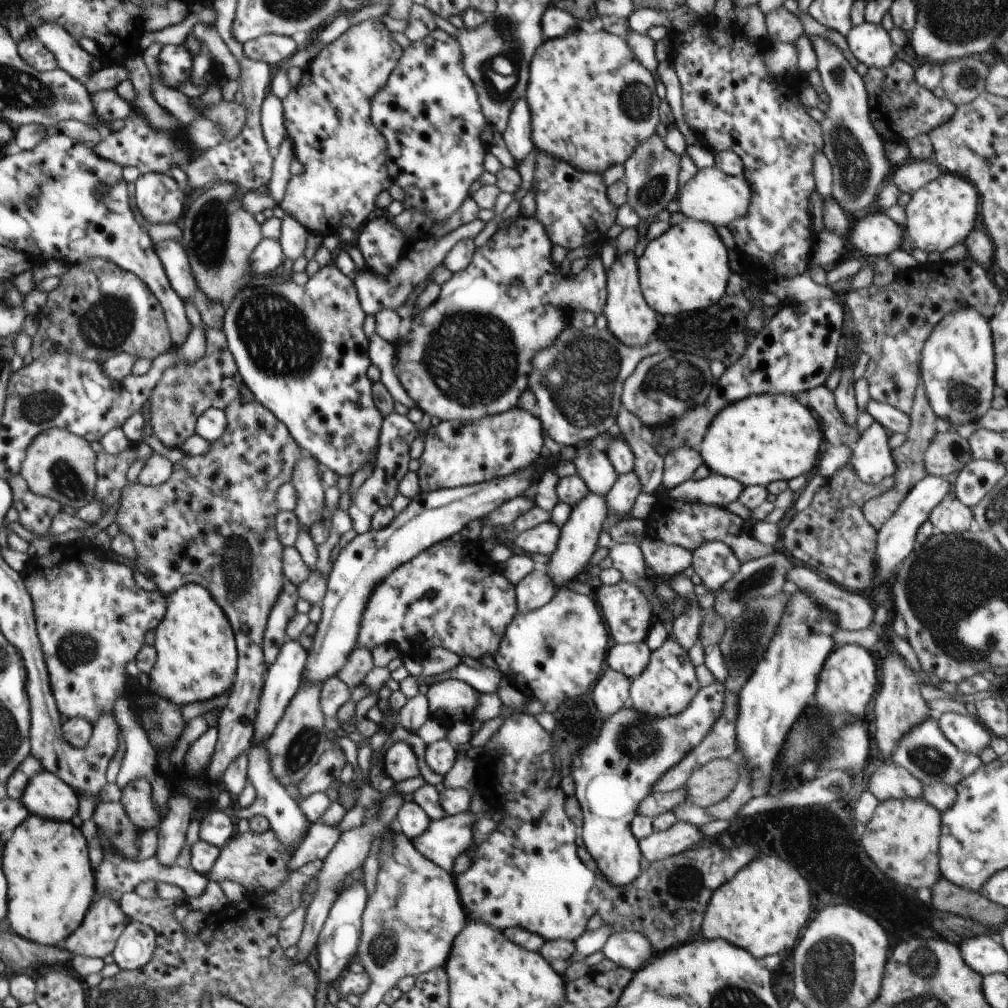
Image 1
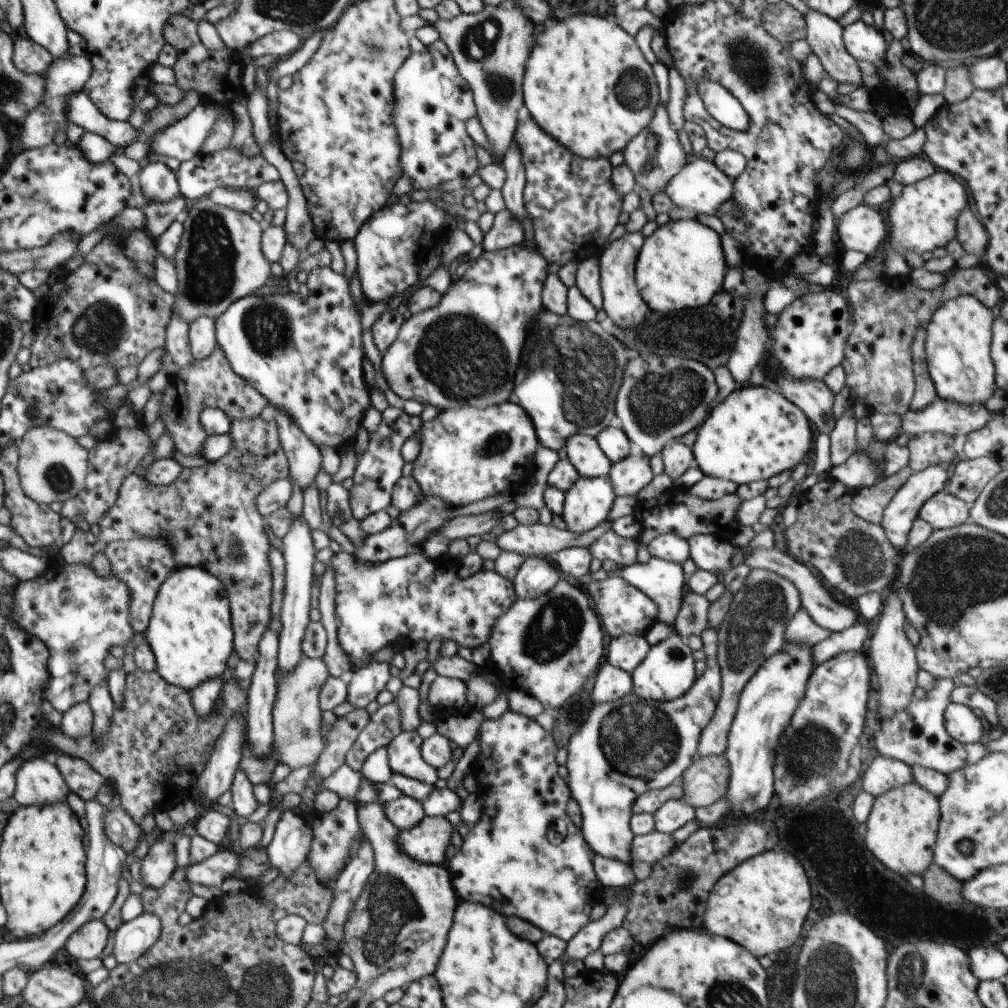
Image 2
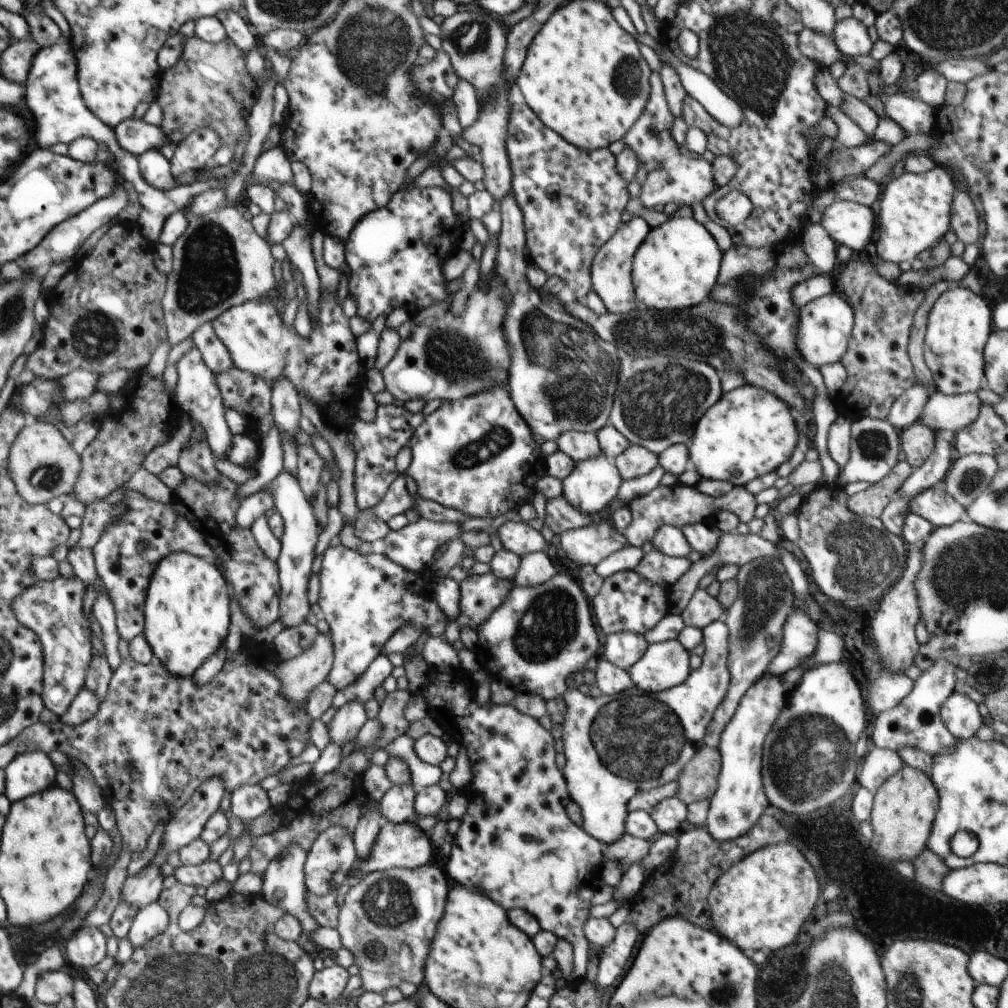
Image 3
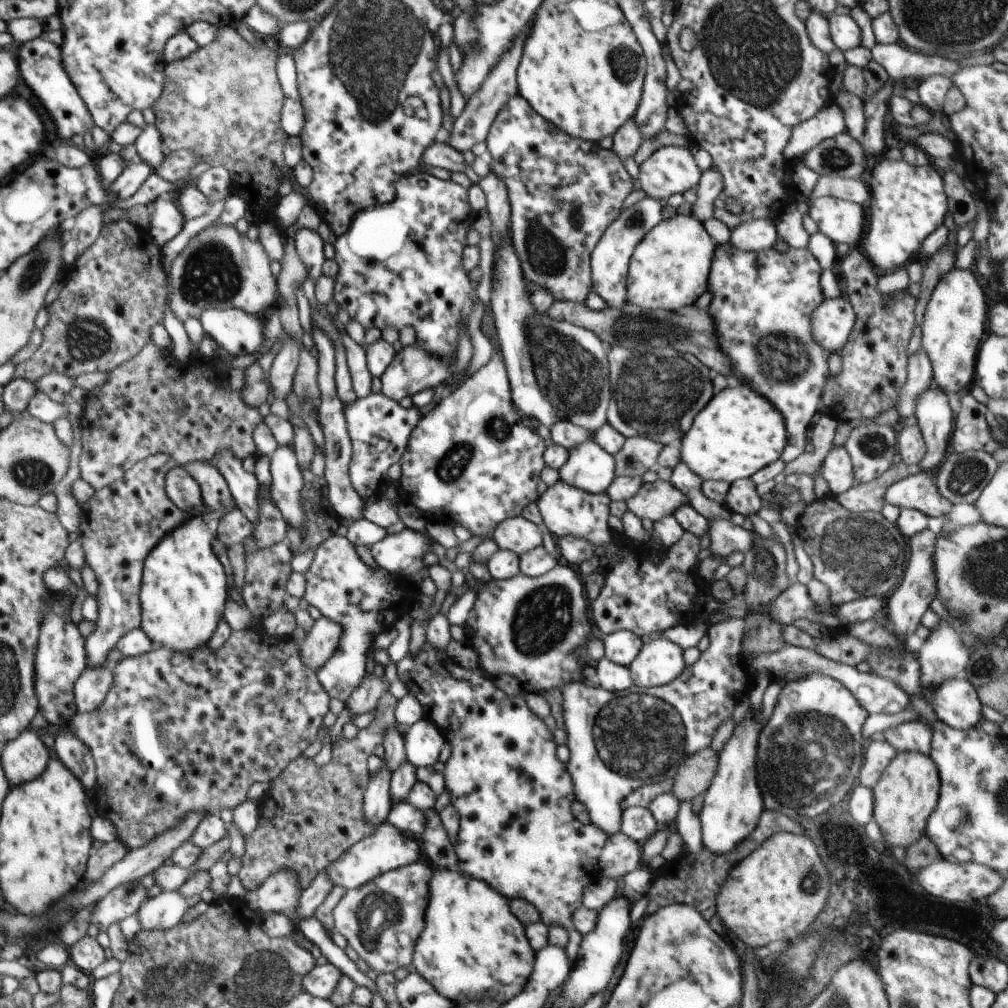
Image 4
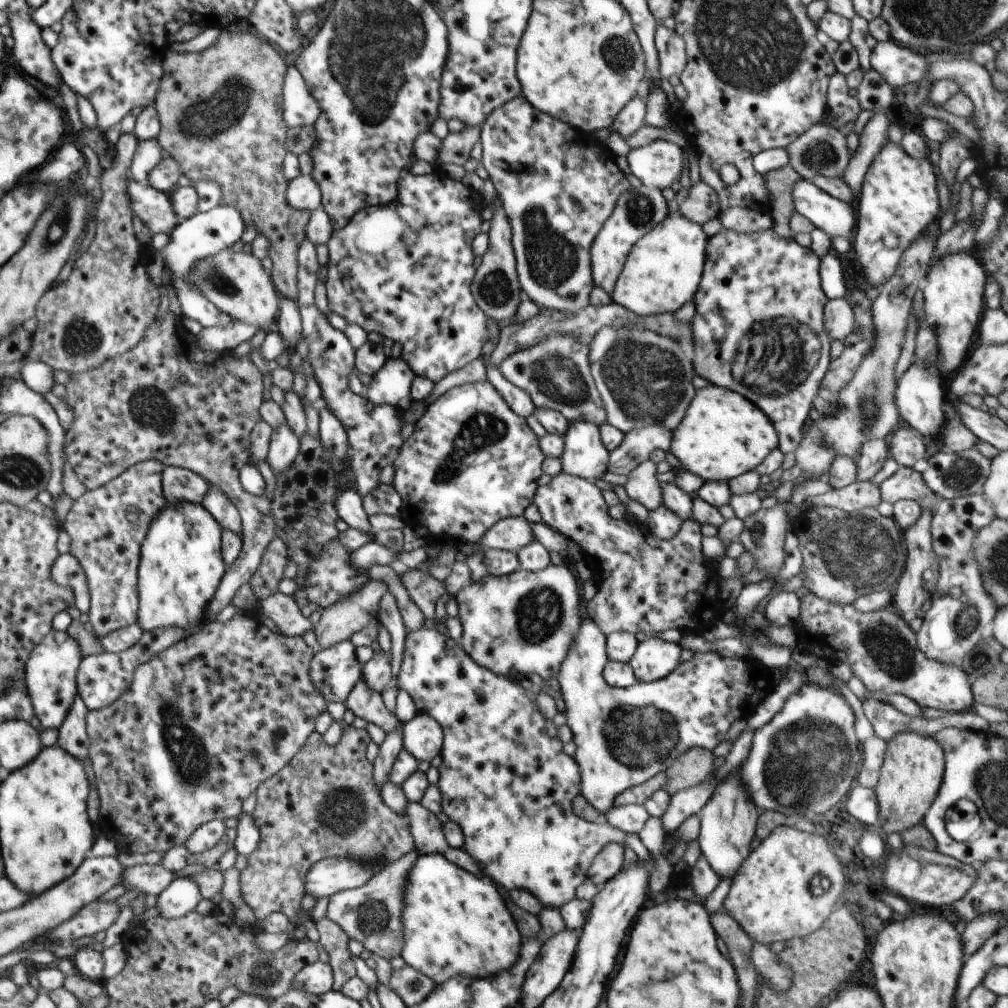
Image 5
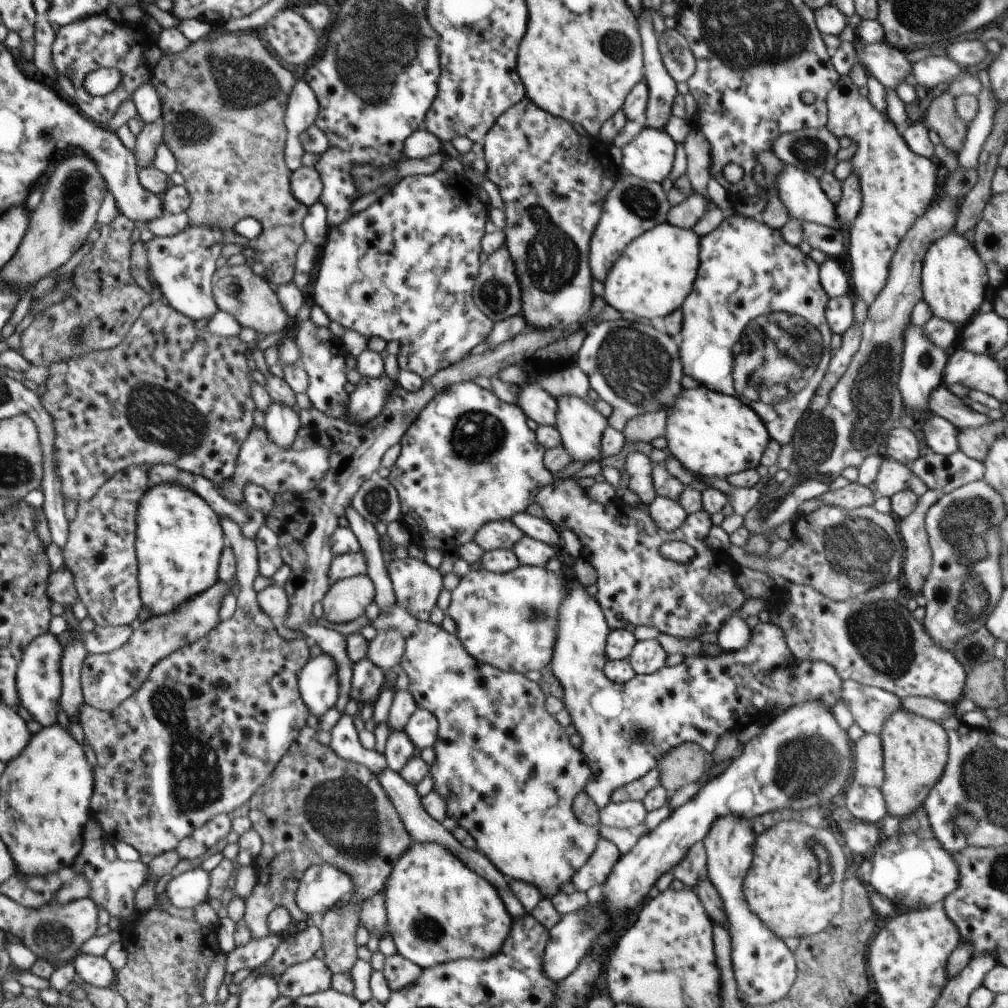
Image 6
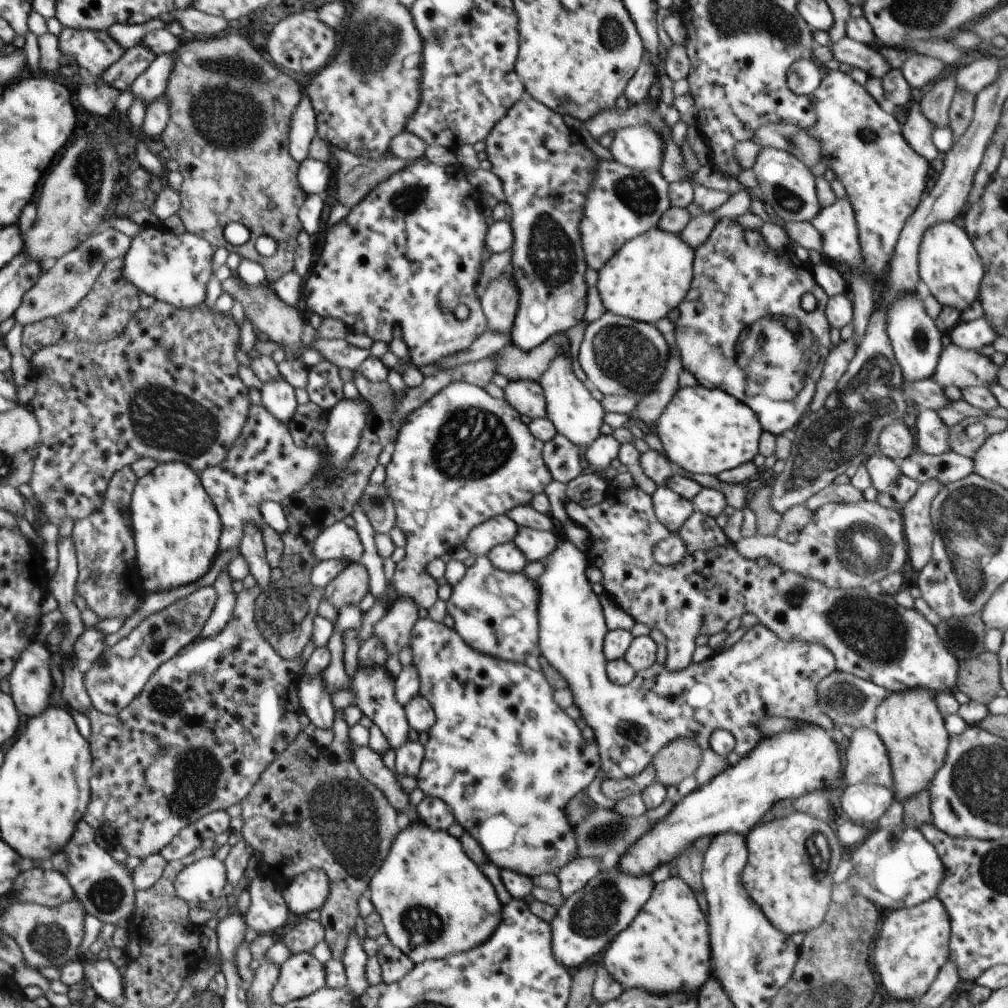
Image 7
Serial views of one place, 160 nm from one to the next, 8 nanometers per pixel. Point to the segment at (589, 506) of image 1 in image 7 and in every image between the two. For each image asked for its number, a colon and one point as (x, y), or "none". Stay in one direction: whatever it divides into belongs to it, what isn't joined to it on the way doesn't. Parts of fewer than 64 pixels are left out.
2: (588, 502)
3: (592, 484)
4: (590, 468)
5: (585, 456)
6: (581, 426)
7: (578, 416)

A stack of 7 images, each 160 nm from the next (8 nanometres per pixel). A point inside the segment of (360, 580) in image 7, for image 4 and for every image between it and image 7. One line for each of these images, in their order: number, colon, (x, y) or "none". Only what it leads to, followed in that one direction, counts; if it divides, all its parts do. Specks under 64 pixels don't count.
4: (320, 643)
5: (337, 623)
6: (346, 600)

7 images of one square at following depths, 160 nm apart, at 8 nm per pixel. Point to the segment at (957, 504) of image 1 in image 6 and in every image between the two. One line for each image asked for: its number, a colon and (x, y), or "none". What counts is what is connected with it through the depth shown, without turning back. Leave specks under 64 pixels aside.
2: (942, 511)
3: (937, 506)
4: (919, 491)
5: (907, 483)
6: (893, 477)

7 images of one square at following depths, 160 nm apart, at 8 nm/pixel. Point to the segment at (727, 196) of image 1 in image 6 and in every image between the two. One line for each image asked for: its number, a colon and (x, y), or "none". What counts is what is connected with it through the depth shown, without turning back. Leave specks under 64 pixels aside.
2: (701, 186)
3: (692, 180)
4: (670, 170)
5: (659, 164)
6: (650, 156)

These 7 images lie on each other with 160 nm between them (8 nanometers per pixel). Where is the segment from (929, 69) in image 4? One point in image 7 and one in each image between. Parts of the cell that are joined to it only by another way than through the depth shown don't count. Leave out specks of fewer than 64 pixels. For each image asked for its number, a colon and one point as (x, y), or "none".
5: (899, 65)
6: (889, 66)
7: (859, 55)

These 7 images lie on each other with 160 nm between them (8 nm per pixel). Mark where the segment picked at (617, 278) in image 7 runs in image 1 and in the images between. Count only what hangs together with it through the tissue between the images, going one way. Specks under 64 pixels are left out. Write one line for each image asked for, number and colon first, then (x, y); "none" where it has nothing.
1: (687, 268)
2: (681, 265)
3: (677, 266)
4: (669, 269)
5: (662, 272)
6: (653, 276)

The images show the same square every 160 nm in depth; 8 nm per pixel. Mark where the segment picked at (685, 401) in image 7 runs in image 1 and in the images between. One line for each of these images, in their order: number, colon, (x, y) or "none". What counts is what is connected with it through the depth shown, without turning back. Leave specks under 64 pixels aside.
1: (766, 438)
2: (755, 433)
3: (749, 432)
4: (739, 432)
5: (722, 435)
6: (711, 433)

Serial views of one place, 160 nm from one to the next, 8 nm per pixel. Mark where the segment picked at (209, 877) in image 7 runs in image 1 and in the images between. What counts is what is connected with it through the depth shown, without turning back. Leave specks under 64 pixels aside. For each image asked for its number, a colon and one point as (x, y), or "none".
1: (134, 951)
2: (133, 939)
3: (152, 920)
4: (165, 910)
5: (182, 895)
6: (188, 889)

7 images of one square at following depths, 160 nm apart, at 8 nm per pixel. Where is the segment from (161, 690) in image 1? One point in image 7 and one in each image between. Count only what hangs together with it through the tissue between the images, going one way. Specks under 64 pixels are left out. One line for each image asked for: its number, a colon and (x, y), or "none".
2: (190, 633)
3: (187, 609)
4: (184, 589)
5: (182, 565)
6: (180, 540)
7: (177, 528)

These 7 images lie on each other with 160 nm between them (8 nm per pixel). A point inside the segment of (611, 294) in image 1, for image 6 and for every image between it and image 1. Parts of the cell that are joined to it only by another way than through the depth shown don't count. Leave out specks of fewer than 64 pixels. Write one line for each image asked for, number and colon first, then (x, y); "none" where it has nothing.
2: (622, 301)
3: (611, 269)
4: (610, 259)
5: (639, 209)
6: (633, 206)

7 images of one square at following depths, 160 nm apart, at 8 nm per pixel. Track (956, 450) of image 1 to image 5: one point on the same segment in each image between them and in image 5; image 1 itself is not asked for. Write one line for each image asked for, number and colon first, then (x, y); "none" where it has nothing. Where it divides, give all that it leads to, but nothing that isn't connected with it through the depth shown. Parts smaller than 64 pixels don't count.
2: (929, 449)
3: (918, 441)
4: (911, 446)
5: (905, 447)

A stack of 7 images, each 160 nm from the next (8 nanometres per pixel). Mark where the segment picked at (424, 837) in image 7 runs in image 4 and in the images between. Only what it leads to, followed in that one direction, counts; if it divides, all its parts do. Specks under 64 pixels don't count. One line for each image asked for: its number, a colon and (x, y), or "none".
4: (472, 946)
5: (455, 923)
6: (438, 910)

